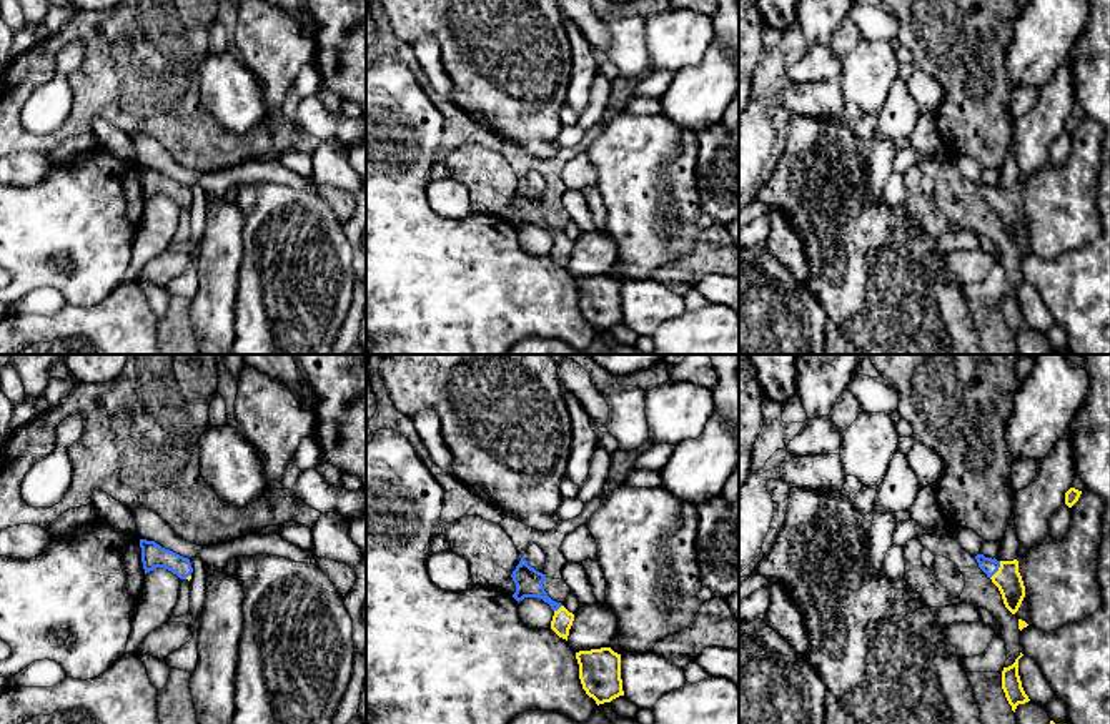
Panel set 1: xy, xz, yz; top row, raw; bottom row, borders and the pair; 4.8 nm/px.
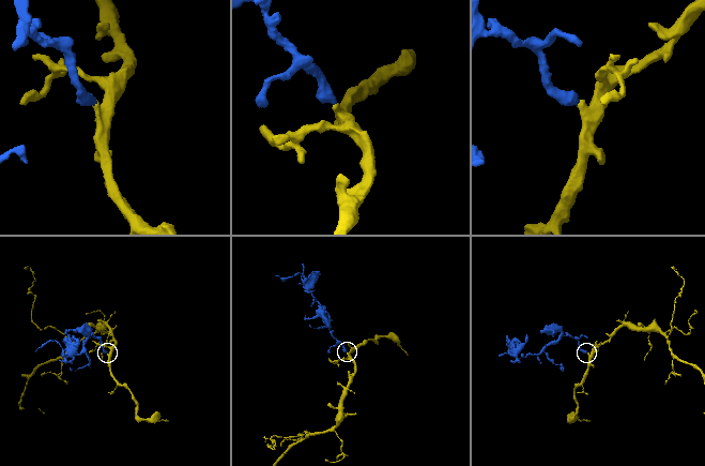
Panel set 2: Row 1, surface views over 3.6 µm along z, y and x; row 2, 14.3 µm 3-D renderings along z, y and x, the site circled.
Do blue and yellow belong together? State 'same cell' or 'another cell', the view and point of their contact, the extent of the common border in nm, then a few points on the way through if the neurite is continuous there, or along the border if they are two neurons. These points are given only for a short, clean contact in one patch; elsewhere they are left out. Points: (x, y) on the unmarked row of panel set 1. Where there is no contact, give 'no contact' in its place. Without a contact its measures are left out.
same cell; contact yz (997, 197); length 100 nm; way yz (987, 192), (997, 197), (1009, 208)

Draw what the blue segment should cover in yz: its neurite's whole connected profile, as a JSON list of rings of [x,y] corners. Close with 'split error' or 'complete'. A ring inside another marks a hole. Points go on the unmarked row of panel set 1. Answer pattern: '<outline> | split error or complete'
[[[975,183],[979,195],[999,215],[1005,235],[1015,241],[1025,225],[1025,213],[1018,200],[1018,188],[997,188],[995,185]]] | split error

